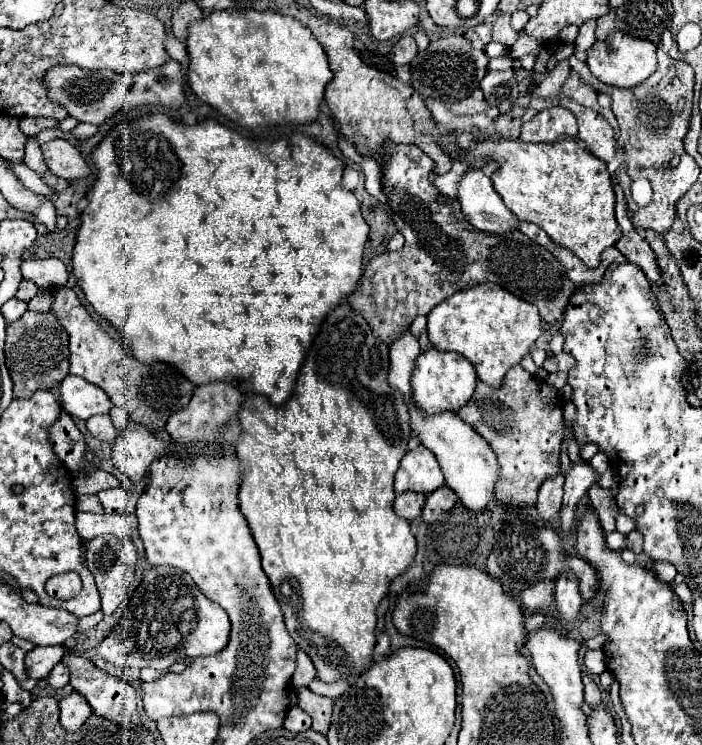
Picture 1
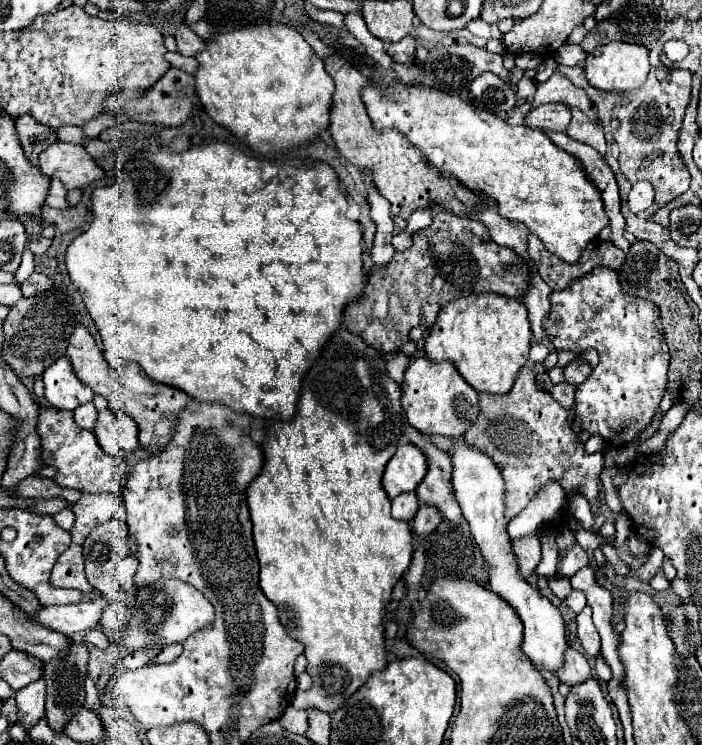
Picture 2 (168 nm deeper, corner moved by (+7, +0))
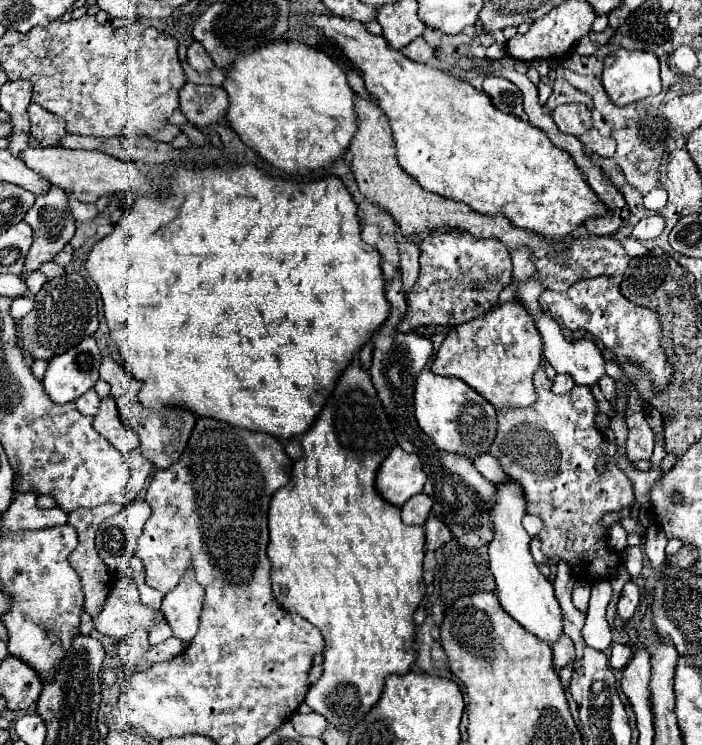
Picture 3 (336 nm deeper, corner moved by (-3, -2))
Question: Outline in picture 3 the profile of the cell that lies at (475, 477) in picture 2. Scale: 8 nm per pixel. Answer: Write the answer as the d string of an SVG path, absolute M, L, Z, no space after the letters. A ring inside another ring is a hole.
M502 479L494 483L494 501L492 501L492 523L494 523L494 537L488 543L490 555L490 571L496 581L496 595L504 611L516 619L524 629L546 643L556 643L564 633L562 609L554 595L552 583L540 573L534 557L530 553L530 535L522 527L522 517L526 513L526 503L522 495L522 487L516 485L512 479Z

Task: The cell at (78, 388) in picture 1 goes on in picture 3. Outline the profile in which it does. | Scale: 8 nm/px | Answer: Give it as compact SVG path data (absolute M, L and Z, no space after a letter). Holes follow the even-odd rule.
M88 337L64 355L48 361L48 369L42 381L44 391L58 405L76 401L80 395L94 389L98 381L98 363L100 349L96 341Z

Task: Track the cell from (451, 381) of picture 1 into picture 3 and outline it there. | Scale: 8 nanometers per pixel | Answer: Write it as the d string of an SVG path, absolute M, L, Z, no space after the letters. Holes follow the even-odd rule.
M424 369L416 379L414 409L420 429L442 451L454 451L474 459L476 455L488 451L496 435L496 409L458 377L442 377Z

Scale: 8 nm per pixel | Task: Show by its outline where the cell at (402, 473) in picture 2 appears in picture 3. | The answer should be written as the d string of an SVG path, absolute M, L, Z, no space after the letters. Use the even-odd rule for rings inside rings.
M402 447L392 449L376 475L376 489L396 507L402 507L410 497L420 493L424 483L426 473L420 459L412 453L406 453Z

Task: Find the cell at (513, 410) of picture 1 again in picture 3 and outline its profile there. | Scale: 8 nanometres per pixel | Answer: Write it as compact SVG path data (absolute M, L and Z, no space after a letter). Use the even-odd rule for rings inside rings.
M540 365L540 367L536 369L536 373L534 373L534 387L536 387L536 395L538 395L538 399L536 399L536 403L534 403L534 405L530 405L530 407L526 407L526 409L508 409L508 407L498 409L498 413L496 413L496 419L498 419L498 433L496 433L494 443L492 443L492 447L490 447L490 455L492 455L492 457L496 457L496 459L500 461L500 465L502 465L502 469L504 469L504 473L506 473L510 479L514 479L516 483L520 483L520 487L524 489L524 497L526 497L526 511L528 511L528 513L536 513L536 515L544 521L544 527L542 527L542 531L538 533L542 553L547 557L558 555L562 561L566 561L566 563L574 569L574 575L576 575L576 577L580 577L580 579L586 579L586 581L588 581L588 579L602 579L602 577L608 577L608 575L610 575L610 569L614 569L614 567L618 565L618 555L616 555L616 551L608 549L608 545L606 545L608 529L604 529L604 527L602 527L600 519L602 519L602 515L604 515L604 513L620 511L620 509L624 509L624 507L630 507L630 505L632 505L632 501L634 501L632 485L630 485L630 481L626 479L626 475L616 467L616 461L614 461L616 445L614 445L614 443L612 443L612 445L608 445L608 443L604 441L602 433L594 427L596 401L594 401L594 397L592 397L592 393L590 393L590 387L586 387L586 385L576 385L570 393L556 395L556 393L552 393L552 381L546 377L546 373L544 373L542 365ZM600 457L606 457L606 459L608 459L608 463L606 463L606 471L602 471L602 473L598 473L598 471L596 471L596 463L598 463L598 459L600 459Z

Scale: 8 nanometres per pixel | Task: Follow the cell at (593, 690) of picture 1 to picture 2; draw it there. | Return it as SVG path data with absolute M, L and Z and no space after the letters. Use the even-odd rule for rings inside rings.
M568 647L566 663L562 665L562 669L558 669L558 679L566 685L576 685L576 683L586 681L590 675L592 675L592 667L590 667L588 659L580 651Z

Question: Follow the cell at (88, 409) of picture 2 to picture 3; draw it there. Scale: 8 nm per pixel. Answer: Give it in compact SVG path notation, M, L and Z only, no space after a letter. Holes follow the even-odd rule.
M94 389L88 391L88 395L82 395L80 399L76 399L76 409L78 409L82 415L96 417L98 407L100 407L100 399L98 399L98 395L96 395Z

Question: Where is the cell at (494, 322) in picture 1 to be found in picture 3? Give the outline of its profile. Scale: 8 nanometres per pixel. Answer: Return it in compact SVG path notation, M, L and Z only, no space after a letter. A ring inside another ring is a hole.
M508 301L482 317L456 325L442 341L432 371L440 375L454 375L472 385L496 409L500 407L528 407L536 401L532 375L542 361L540 333L534 319L520 301Z

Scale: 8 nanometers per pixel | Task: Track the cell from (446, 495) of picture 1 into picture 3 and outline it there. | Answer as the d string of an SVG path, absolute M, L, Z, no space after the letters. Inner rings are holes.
M434 515L428 517L428 521L424 523L424 531L426 531L426 549L434 551L438 547L442 547L446 541L452 539L452 531Z

